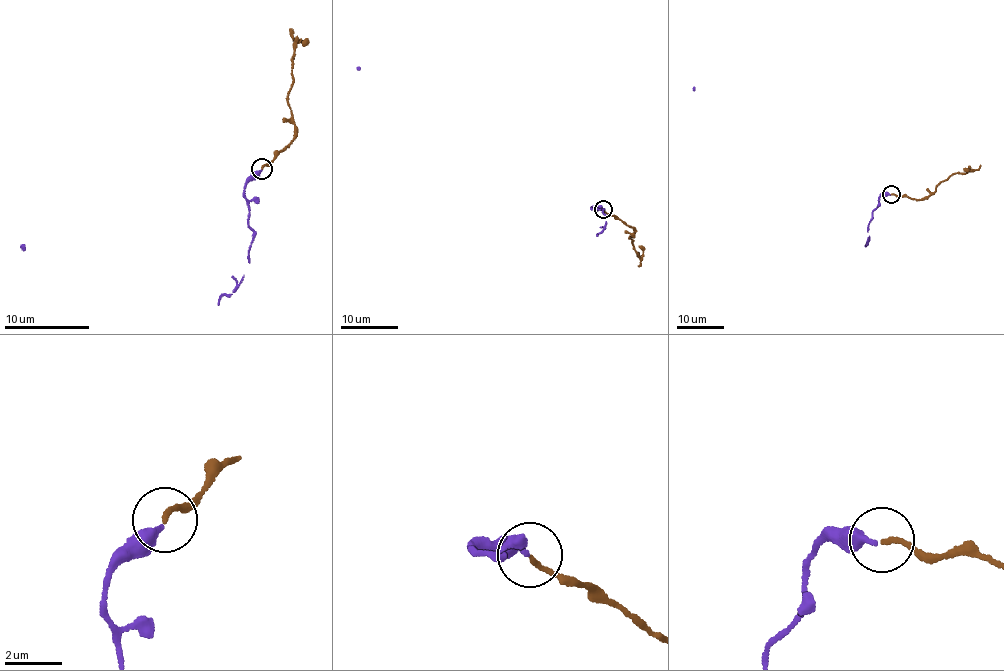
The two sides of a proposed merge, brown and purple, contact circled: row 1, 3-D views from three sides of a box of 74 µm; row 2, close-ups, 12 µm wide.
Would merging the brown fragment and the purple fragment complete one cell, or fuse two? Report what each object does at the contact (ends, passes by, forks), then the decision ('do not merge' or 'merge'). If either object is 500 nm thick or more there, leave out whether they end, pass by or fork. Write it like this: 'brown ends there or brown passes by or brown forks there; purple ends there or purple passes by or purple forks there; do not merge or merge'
brown ends there; purple ends there; merge

